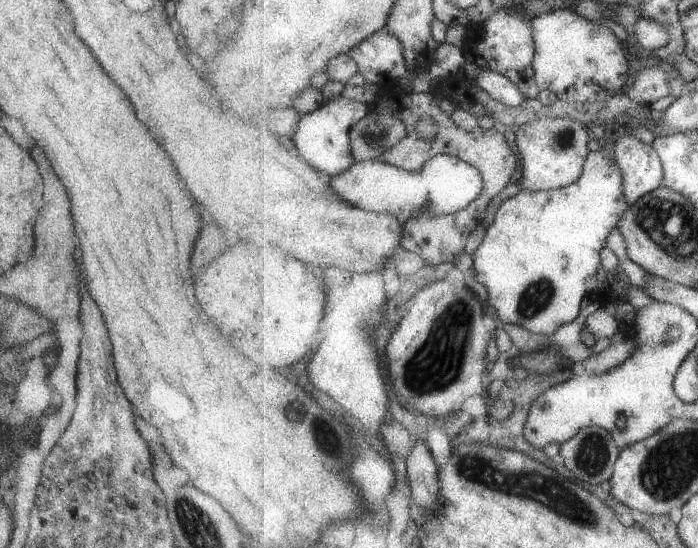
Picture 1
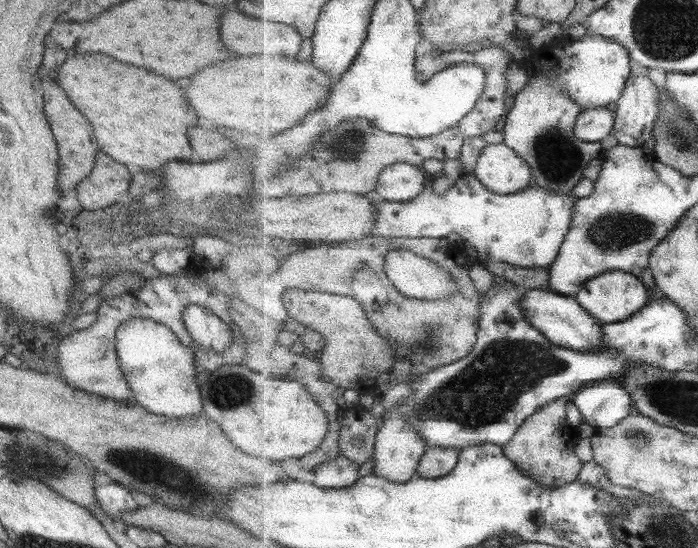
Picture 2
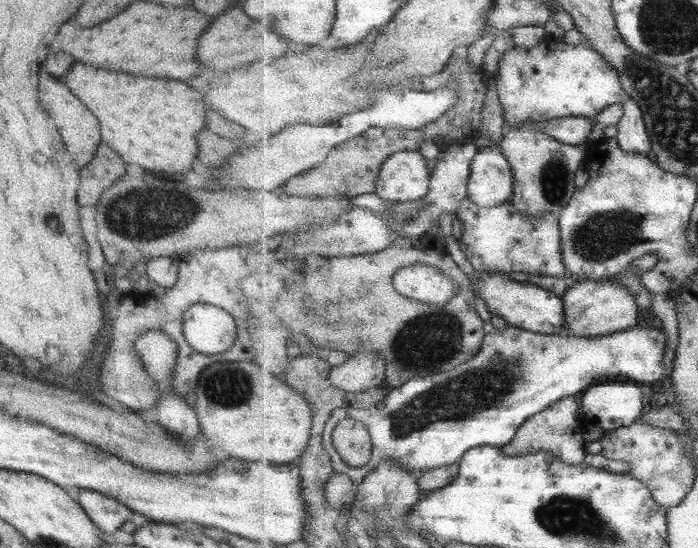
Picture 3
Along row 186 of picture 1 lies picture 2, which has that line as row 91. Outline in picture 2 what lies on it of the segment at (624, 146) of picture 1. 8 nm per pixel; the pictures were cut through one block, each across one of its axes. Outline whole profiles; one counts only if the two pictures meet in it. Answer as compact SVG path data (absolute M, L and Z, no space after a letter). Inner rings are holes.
M630 77L617 103L614 134L619 143L637 148L651 140L659 120L660 96L660 88L652 77Z

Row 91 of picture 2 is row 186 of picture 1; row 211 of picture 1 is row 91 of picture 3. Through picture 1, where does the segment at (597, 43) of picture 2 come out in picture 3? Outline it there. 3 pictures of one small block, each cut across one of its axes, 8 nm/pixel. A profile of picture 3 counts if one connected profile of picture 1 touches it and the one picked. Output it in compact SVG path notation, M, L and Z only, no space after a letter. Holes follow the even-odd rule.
M543 42L533 48L515 45L503 52L495 81L501 105L505 109L507 129L525 122L547 122L566 117L595 120L603 112L602 108L625 102L628 98L619 71L587 43Z

